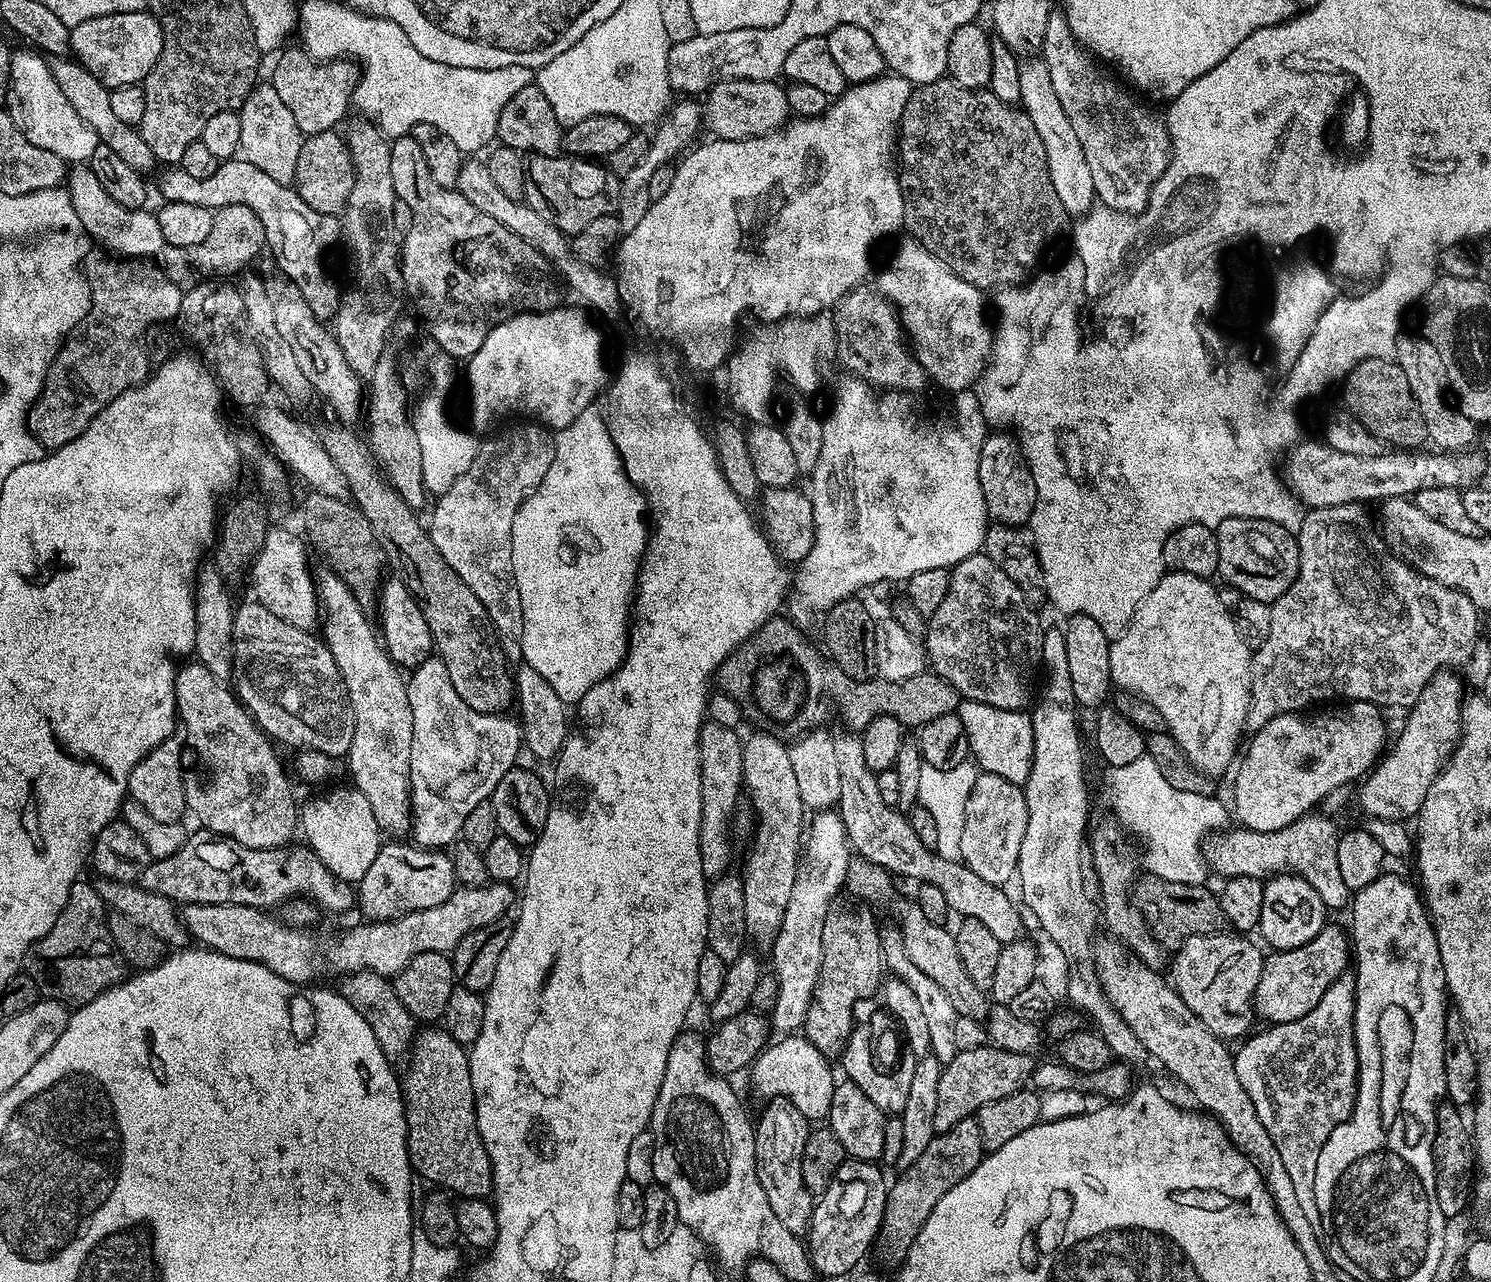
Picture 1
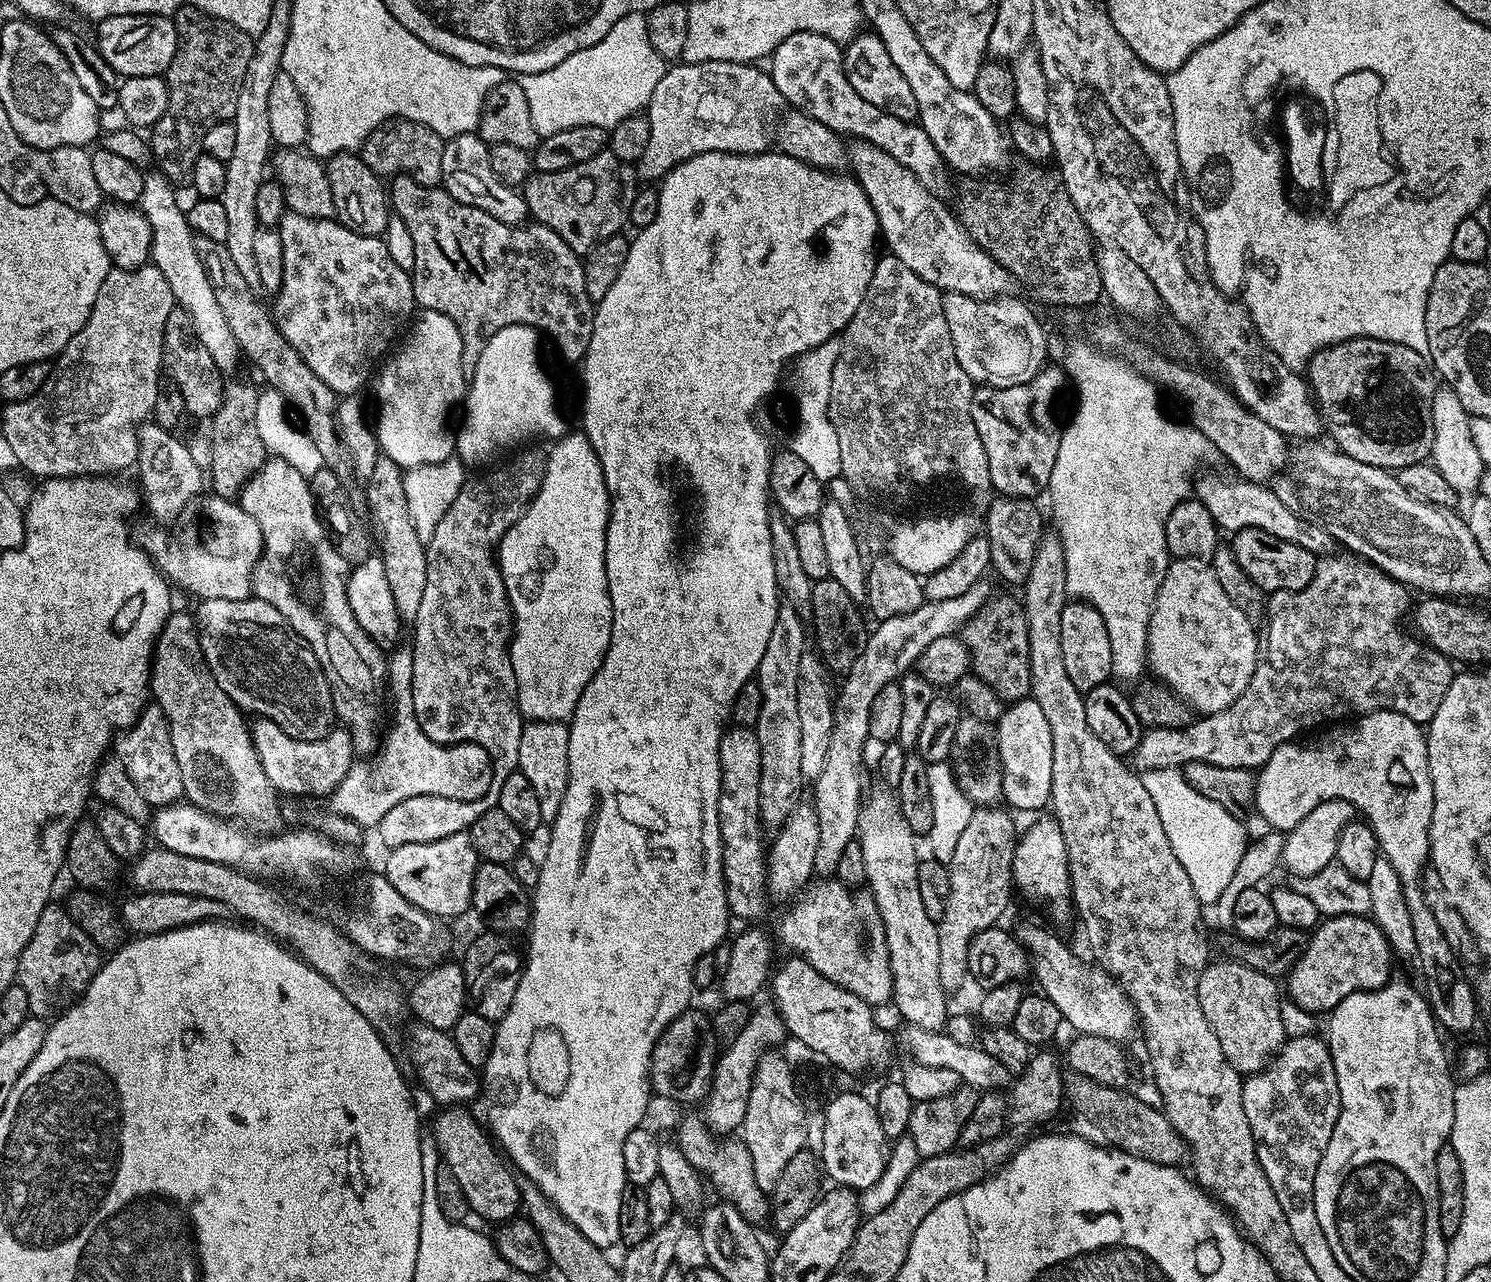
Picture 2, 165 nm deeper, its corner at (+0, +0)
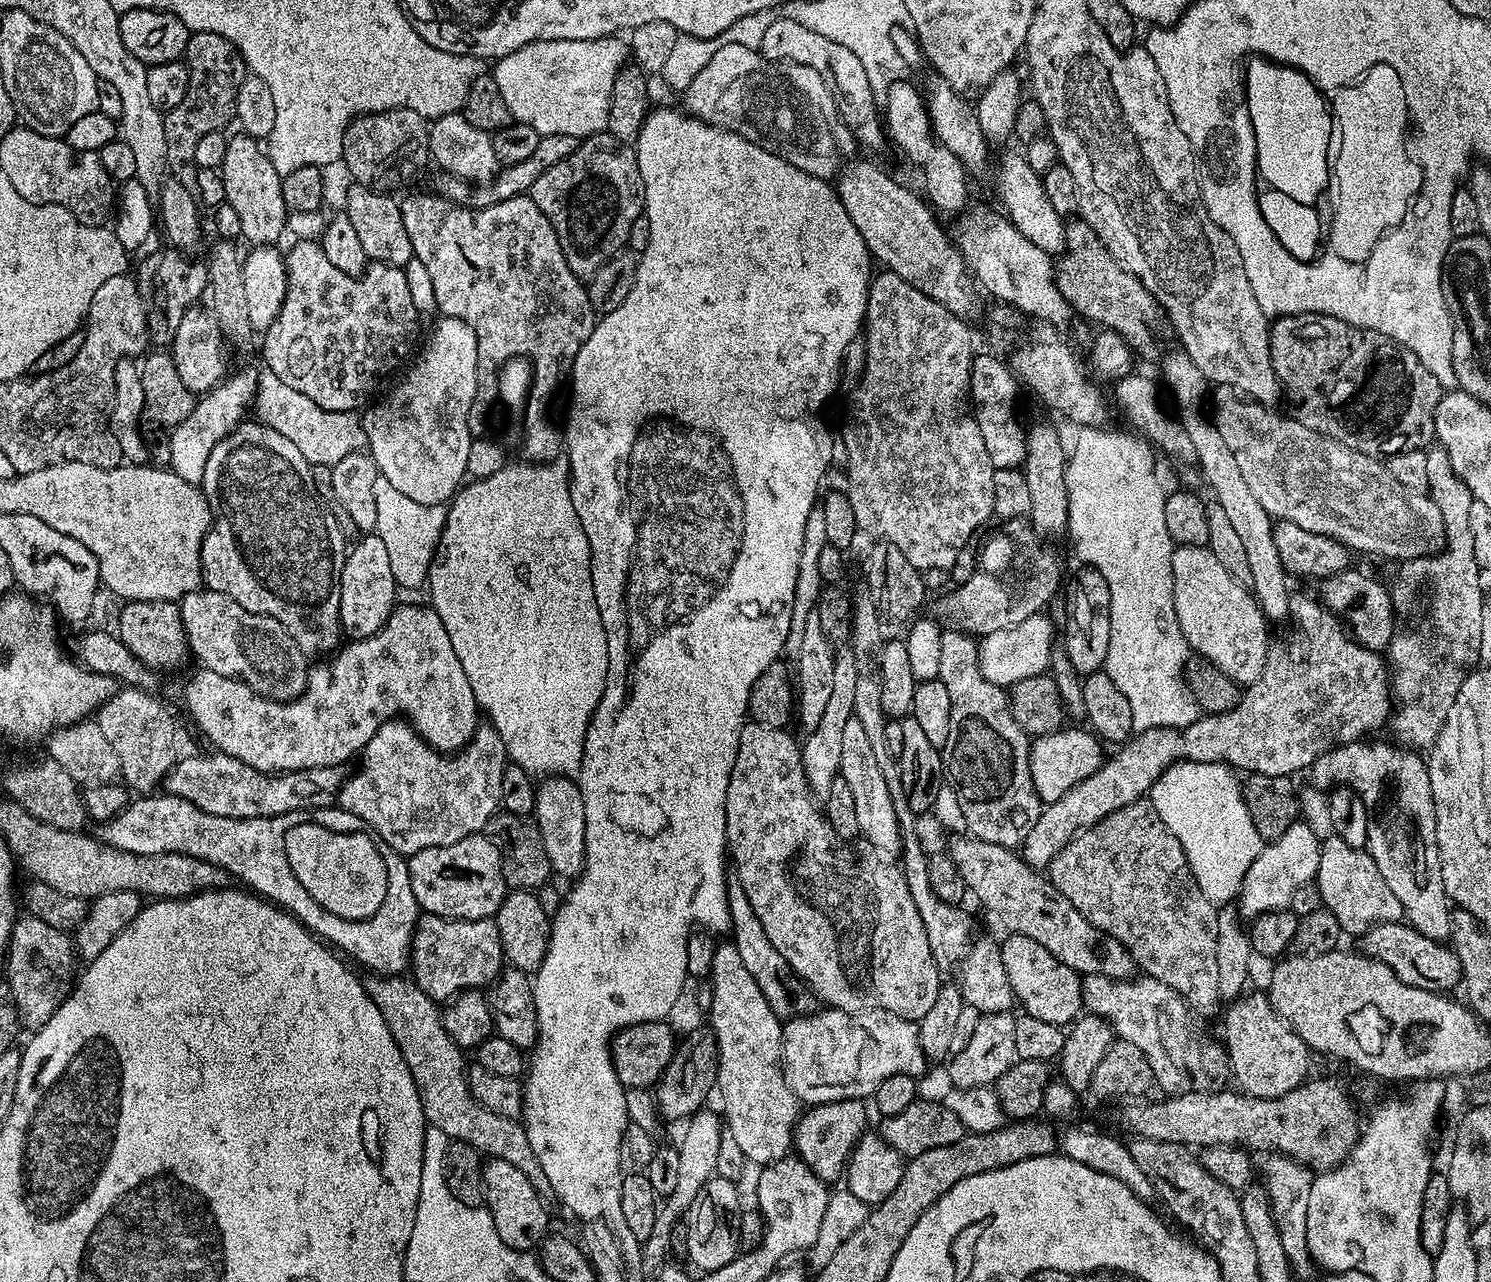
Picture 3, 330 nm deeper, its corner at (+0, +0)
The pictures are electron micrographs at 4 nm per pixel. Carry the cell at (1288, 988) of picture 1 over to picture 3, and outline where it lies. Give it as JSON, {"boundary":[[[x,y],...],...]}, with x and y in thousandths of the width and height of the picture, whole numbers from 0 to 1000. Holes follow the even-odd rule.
{"boundary":[[[944,719],[922,722],[911,731],[911,739],[915,745],[932,754],[932,757],[935,757],[940,766],[954,772],[971,775],[981,764],[981,750],[978,750],[977,742],[970,736],[951,729],[951,725],[948,725]]]}

